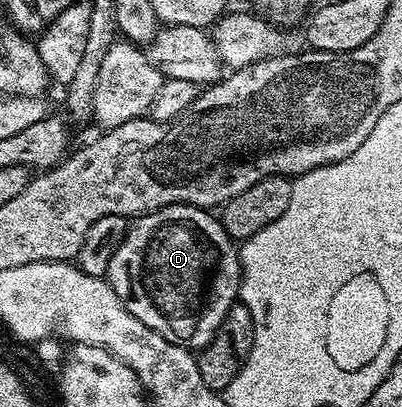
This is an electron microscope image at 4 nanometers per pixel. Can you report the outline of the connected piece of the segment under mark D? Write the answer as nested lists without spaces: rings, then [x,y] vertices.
[[[167,205],[149,213],[143,213],[141,217],[135,218],[129,224],[118,251],[114,251],[114,255],[110,259],[110,267],[106,274],[106,280],[114,291],[114,295],[118,295],[118,299],[122,299],[126,311],[130,311],[130,315],[134,315],[134,319],[138,319],[138,323],[146,323],[146,327],[150,327],[150,331],[158,331],[158,335],[162,335],[170,343],[180,345],[189,351],[199,351],[208,346],[210,339],[214,339],[222,319],[226,317],[230,307],[237,304],[240,296],[240,254],[237,246],[233,244],[227,231],[224,230],[223,224],[217,218],[215,221],[212,216],[213,214],[209,210],[200,209],[197,205]]]

